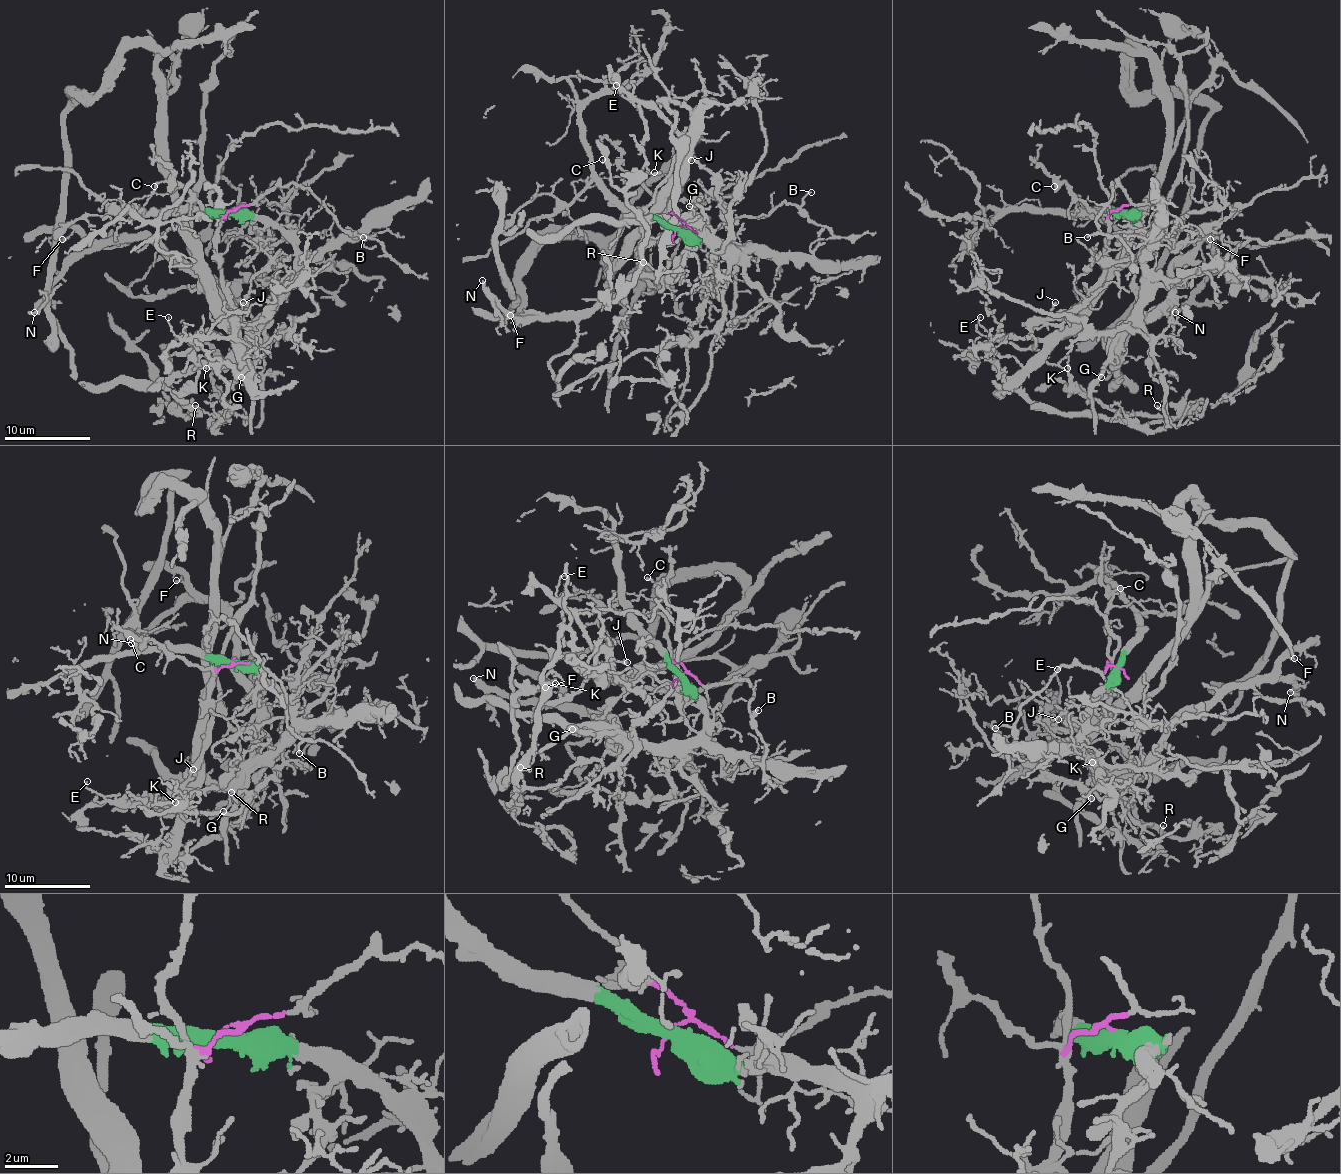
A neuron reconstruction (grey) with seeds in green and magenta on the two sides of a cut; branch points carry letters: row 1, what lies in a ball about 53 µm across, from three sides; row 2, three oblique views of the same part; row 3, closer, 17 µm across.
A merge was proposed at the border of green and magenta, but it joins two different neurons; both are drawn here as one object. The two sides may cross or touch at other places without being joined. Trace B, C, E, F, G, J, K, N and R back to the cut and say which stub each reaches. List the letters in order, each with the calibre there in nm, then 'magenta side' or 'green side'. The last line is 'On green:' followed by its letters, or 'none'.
B: 120 nm | magenta side
C: 130 nm | magenta side
E: 100 nm | magenta side
F: 120 nm | green side
G: 110 nm | green side
J: 150 nm | magenta side
K: 180 nm | magenta side
N: 240 nm | green side
R: 100 nm | magenta side
On green: F, G, N

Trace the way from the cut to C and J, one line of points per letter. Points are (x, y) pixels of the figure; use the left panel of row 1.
C: (229, 210), (214, 215), (175, 182), (160, 182), (154, 187)
J: (229, 210), (234, 210), (221, 221), (216, 262), (221, 286), (231, 303), (231, 312), (238, 318), (242, 301)

